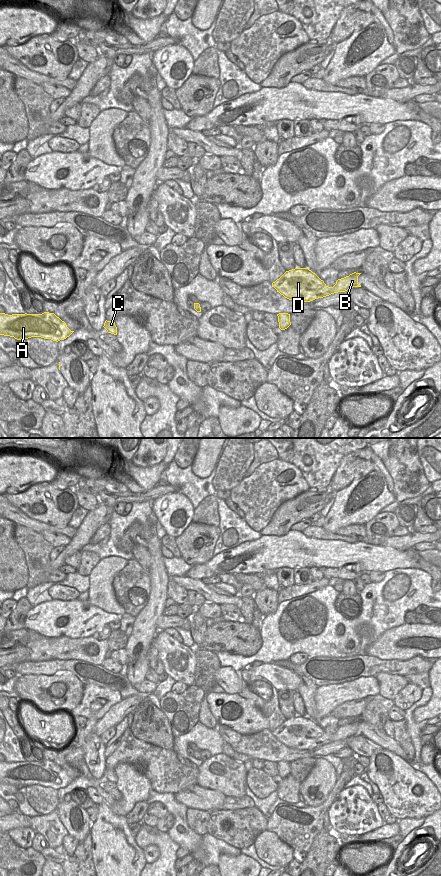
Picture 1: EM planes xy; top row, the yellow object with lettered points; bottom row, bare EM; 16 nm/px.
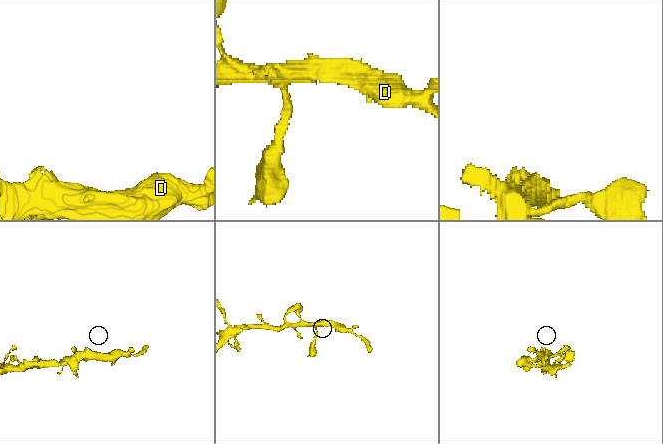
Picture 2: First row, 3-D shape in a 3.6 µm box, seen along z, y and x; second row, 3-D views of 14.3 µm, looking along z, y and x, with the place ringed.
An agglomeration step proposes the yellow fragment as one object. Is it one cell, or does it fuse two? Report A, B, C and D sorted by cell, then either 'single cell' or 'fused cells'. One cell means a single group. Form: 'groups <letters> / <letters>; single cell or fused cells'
groups A B C D; single cell

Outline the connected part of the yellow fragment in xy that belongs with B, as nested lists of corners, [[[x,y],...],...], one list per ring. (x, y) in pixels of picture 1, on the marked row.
[[[295,268],[286,271],[272,283],[272,287],[289,300],[310,302],[334,293],[345,292],[353,287],[361,287],[358,283],[360,274],[354,272],[349,276],[338,279],[333,287],[328,287],[308,268]]]

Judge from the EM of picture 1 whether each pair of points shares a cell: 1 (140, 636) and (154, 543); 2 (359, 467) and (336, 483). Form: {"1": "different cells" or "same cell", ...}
{"1": "same cell", "2": "same cell"}

